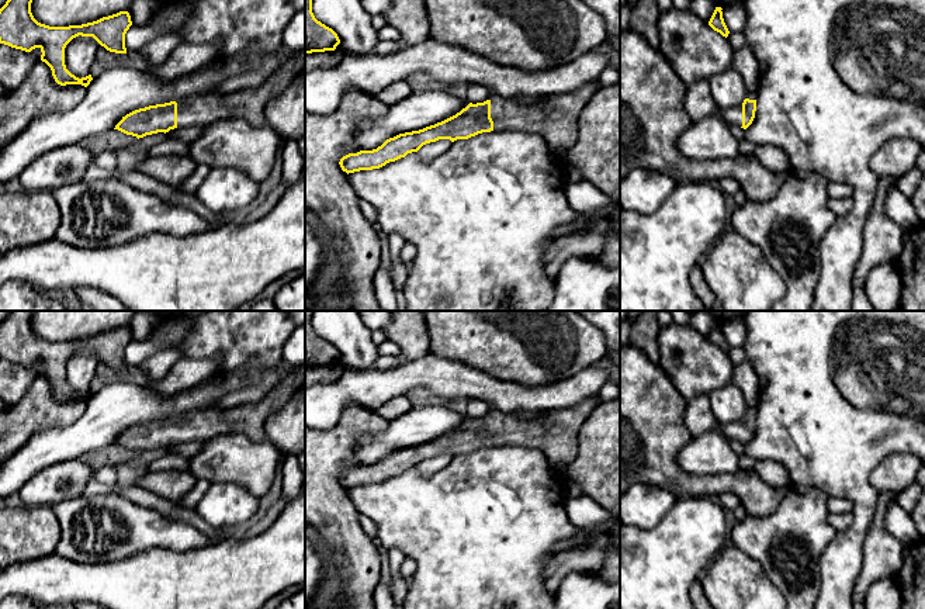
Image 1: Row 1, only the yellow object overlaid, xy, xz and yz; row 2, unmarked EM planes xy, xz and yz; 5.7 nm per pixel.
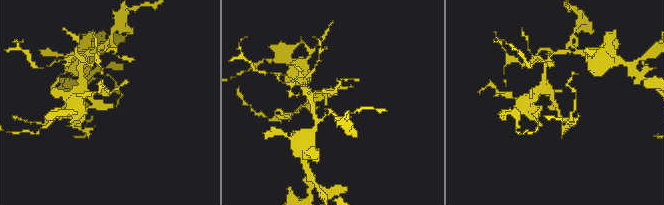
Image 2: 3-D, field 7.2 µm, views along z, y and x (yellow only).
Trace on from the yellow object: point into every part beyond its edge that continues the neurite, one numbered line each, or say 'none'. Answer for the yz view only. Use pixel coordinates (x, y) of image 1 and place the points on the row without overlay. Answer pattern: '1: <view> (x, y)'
1: yz (733, 431)

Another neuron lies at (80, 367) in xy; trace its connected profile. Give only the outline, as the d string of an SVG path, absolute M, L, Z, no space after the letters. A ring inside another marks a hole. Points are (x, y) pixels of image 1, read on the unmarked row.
M76 352L65 363L66 384L82 394L90 390L100 359L93 352Z

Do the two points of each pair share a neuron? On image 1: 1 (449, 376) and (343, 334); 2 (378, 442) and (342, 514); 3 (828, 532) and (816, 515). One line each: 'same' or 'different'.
1: different
2: different
3: same

